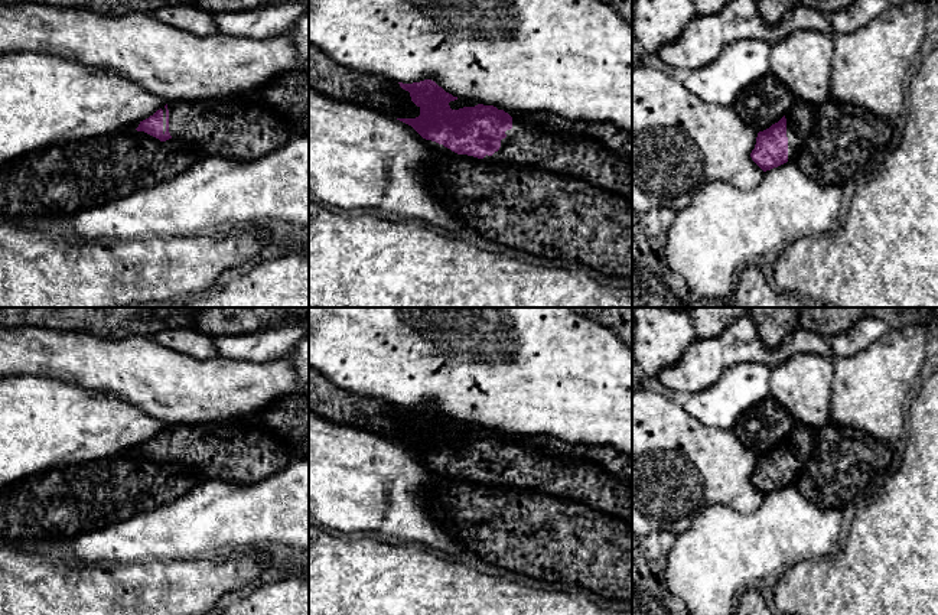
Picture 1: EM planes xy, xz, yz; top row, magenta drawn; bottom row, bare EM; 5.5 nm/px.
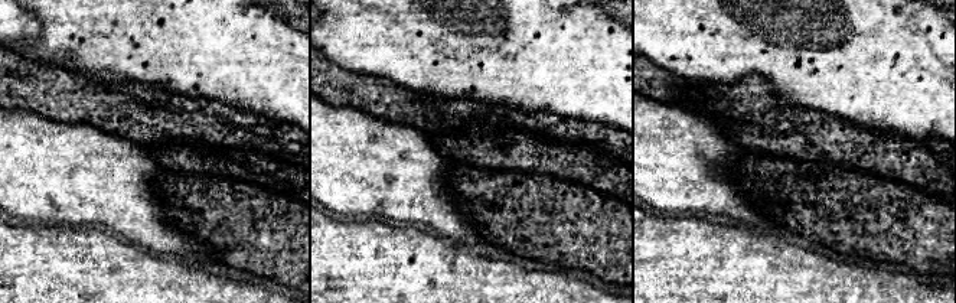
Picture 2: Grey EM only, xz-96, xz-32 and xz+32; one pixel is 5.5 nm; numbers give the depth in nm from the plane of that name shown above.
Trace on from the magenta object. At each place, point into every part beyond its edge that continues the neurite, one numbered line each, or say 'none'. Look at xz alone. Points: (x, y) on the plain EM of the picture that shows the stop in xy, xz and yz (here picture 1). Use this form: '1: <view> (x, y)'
1: xz (526, 467)

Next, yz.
1: yz (800, 441)

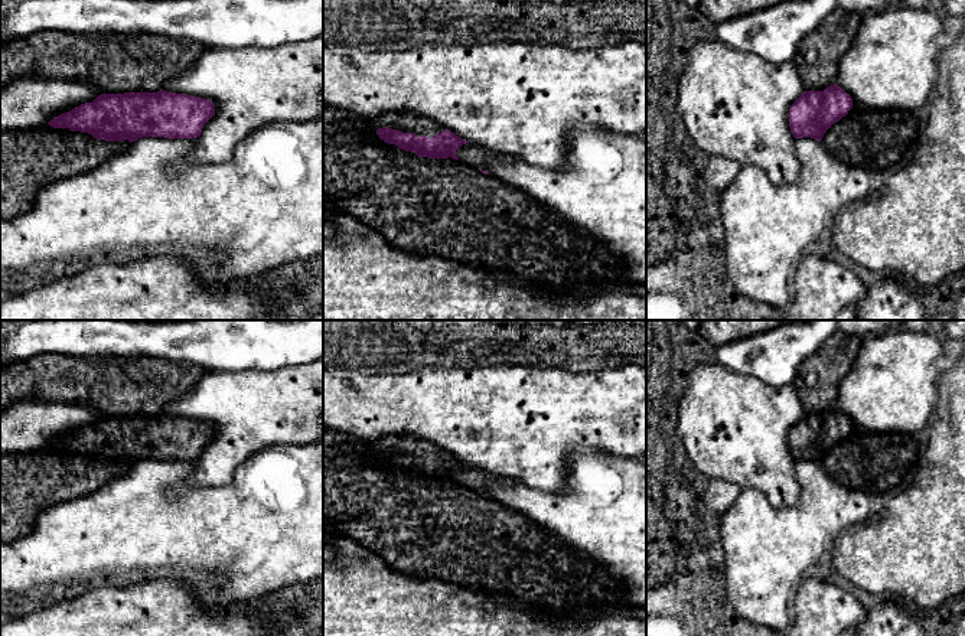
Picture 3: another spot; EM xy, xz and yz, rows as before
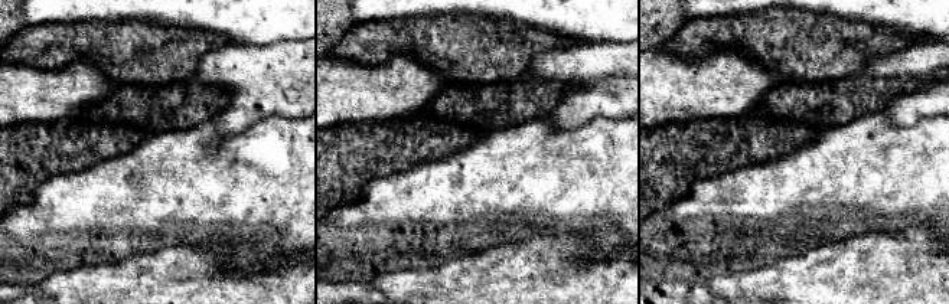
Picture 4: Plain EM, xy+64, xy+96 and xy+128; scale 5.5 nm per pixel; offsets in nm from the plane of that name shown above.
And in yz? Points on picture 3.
none

